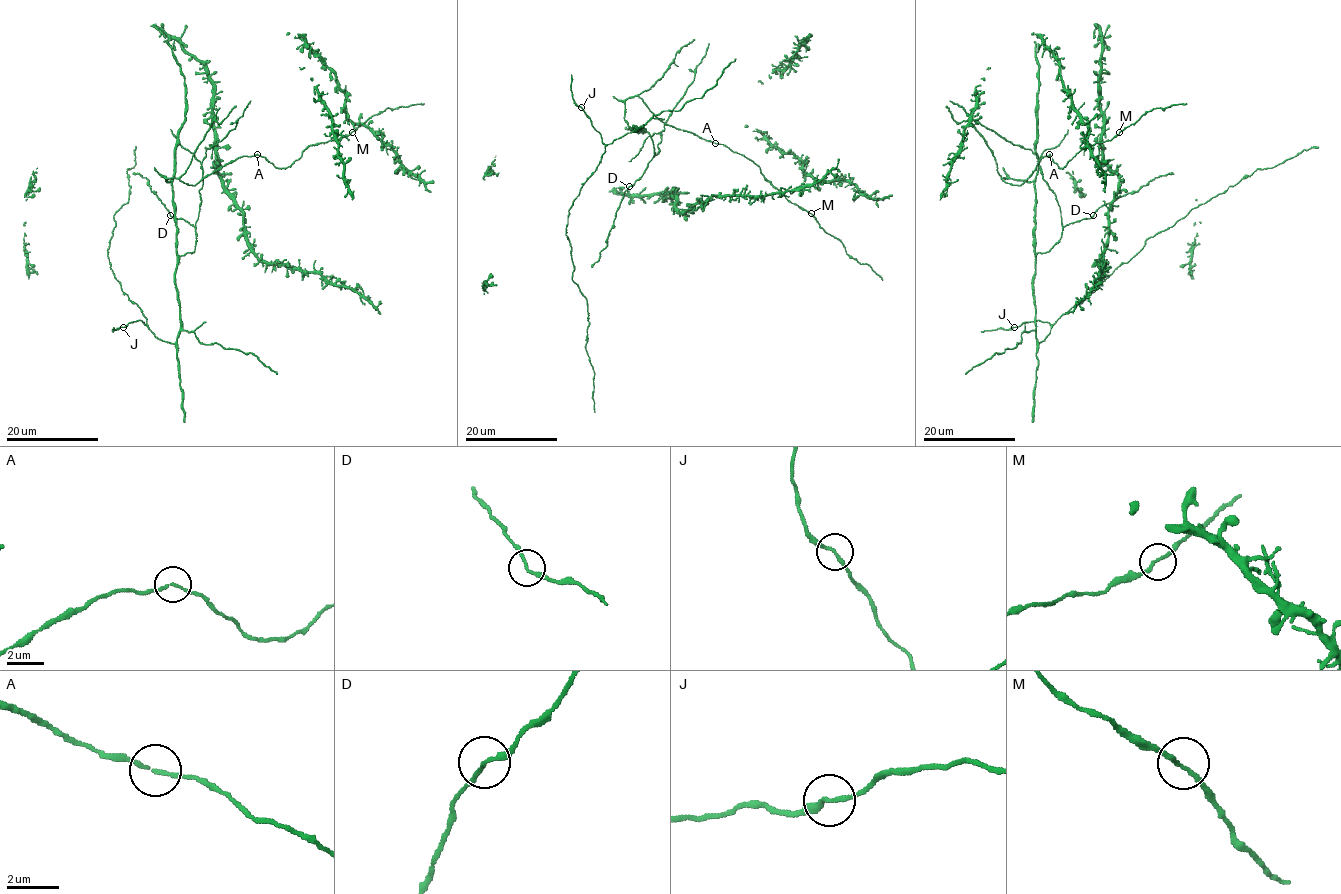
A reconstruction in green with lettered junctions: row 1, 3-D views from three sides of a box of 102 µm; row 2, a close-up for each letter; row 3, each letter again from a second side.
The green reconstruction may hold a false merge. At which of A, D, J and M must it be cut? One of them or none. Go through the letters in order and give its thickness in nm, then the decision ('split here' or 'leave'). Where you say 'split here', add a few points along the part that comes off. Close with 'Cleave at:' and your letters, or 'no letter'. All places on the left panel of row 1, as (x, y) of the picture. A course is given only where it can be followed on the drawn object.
A: calibre 140 nm; leave
D: calibre 170 nm; leave
J: calibre 170 nm; leave
M: calibre 160 nm; leave
Cleave at: no letter

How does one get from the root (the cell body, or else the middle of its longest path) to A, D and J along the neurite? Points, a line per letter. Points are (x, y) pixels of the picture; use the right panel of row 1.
A: (1035, 244), (1035, 185), (1025, 179), (1002, 178), (1006, 183), (1020, 185), (1038, 162), (1050, 154)
D: (1035, 244), (1036, 256), (1038, 252), (1046, 252), (1059, 240), (1064, 227), (1093, 215)
J: (1035, 244), (1032, 293), (1036, 340), (1043, 341), (1051, 329), (1049, 323), (1039, 321), (1023, 322), (1014, 327)

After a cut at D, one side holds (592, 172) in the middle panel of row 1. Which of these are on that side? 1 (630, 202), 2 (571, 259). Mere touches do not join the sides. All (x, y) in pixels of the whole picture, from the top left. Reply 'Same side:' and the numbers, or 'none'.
Same side: 1, 2

